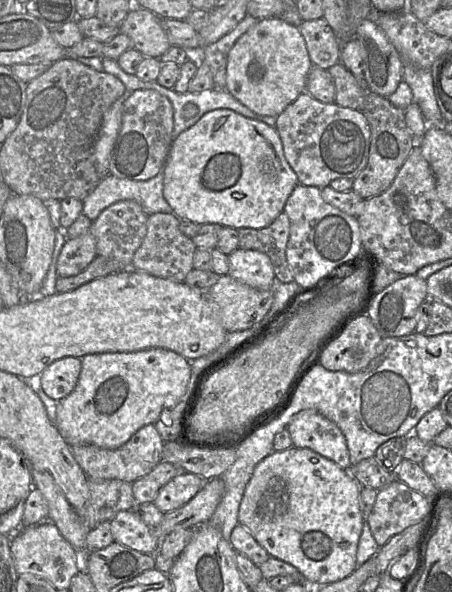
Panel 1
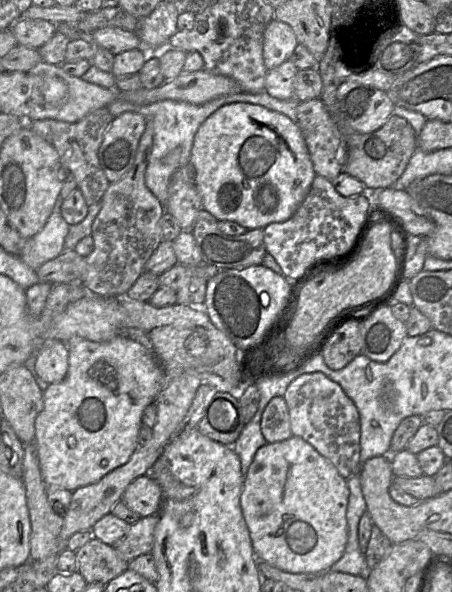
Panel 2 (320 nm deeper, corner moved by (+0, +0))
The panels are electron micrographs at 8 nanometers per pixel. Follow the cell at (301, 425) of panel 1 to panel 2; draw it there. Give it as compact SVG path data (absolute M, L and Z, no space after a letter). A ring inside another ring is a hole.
M321 372L303 374L288 386L283 398L289 411L292 435L311 444L346 480L360 473L360 416L338 383Z

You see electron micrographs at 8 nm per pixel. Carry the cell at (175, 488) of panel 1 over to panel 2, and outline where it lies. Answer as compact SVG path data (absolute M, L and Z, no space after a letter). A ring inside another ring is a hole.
M151 475L133 480L121 500L141 517L158 514L162 503L162 489Z

